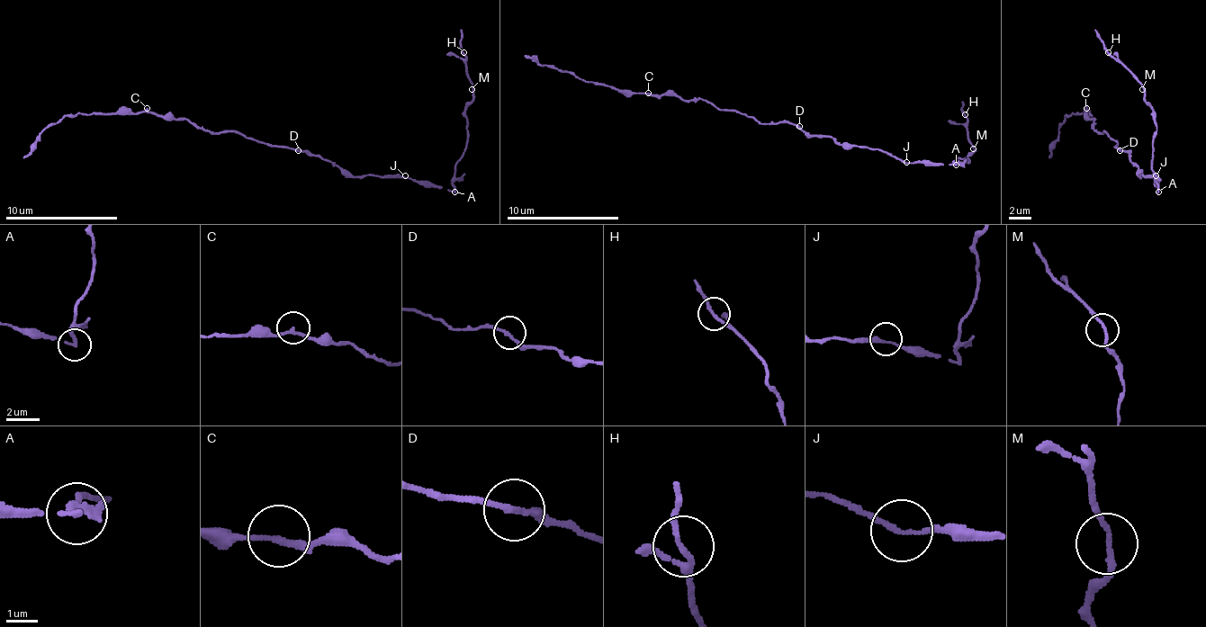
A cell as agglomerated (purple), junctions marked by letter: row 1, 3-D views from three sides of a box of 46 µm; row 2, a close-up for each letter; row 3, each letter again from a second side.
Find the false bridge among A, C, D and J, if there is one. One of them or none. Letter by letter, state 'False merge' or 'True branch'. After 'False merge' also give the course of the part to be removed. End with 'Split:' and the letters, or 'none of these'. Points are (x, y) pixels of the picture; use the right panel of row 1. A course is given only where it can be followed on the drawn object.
A: False merge. Course of the part to remove: (1158, 192), (1153, 161), (1156, 114), (1145, 100), (1145, 86), (1108, 49), (1094, 30)
C: True branch
D: True branch
J: True branch
Split: A

